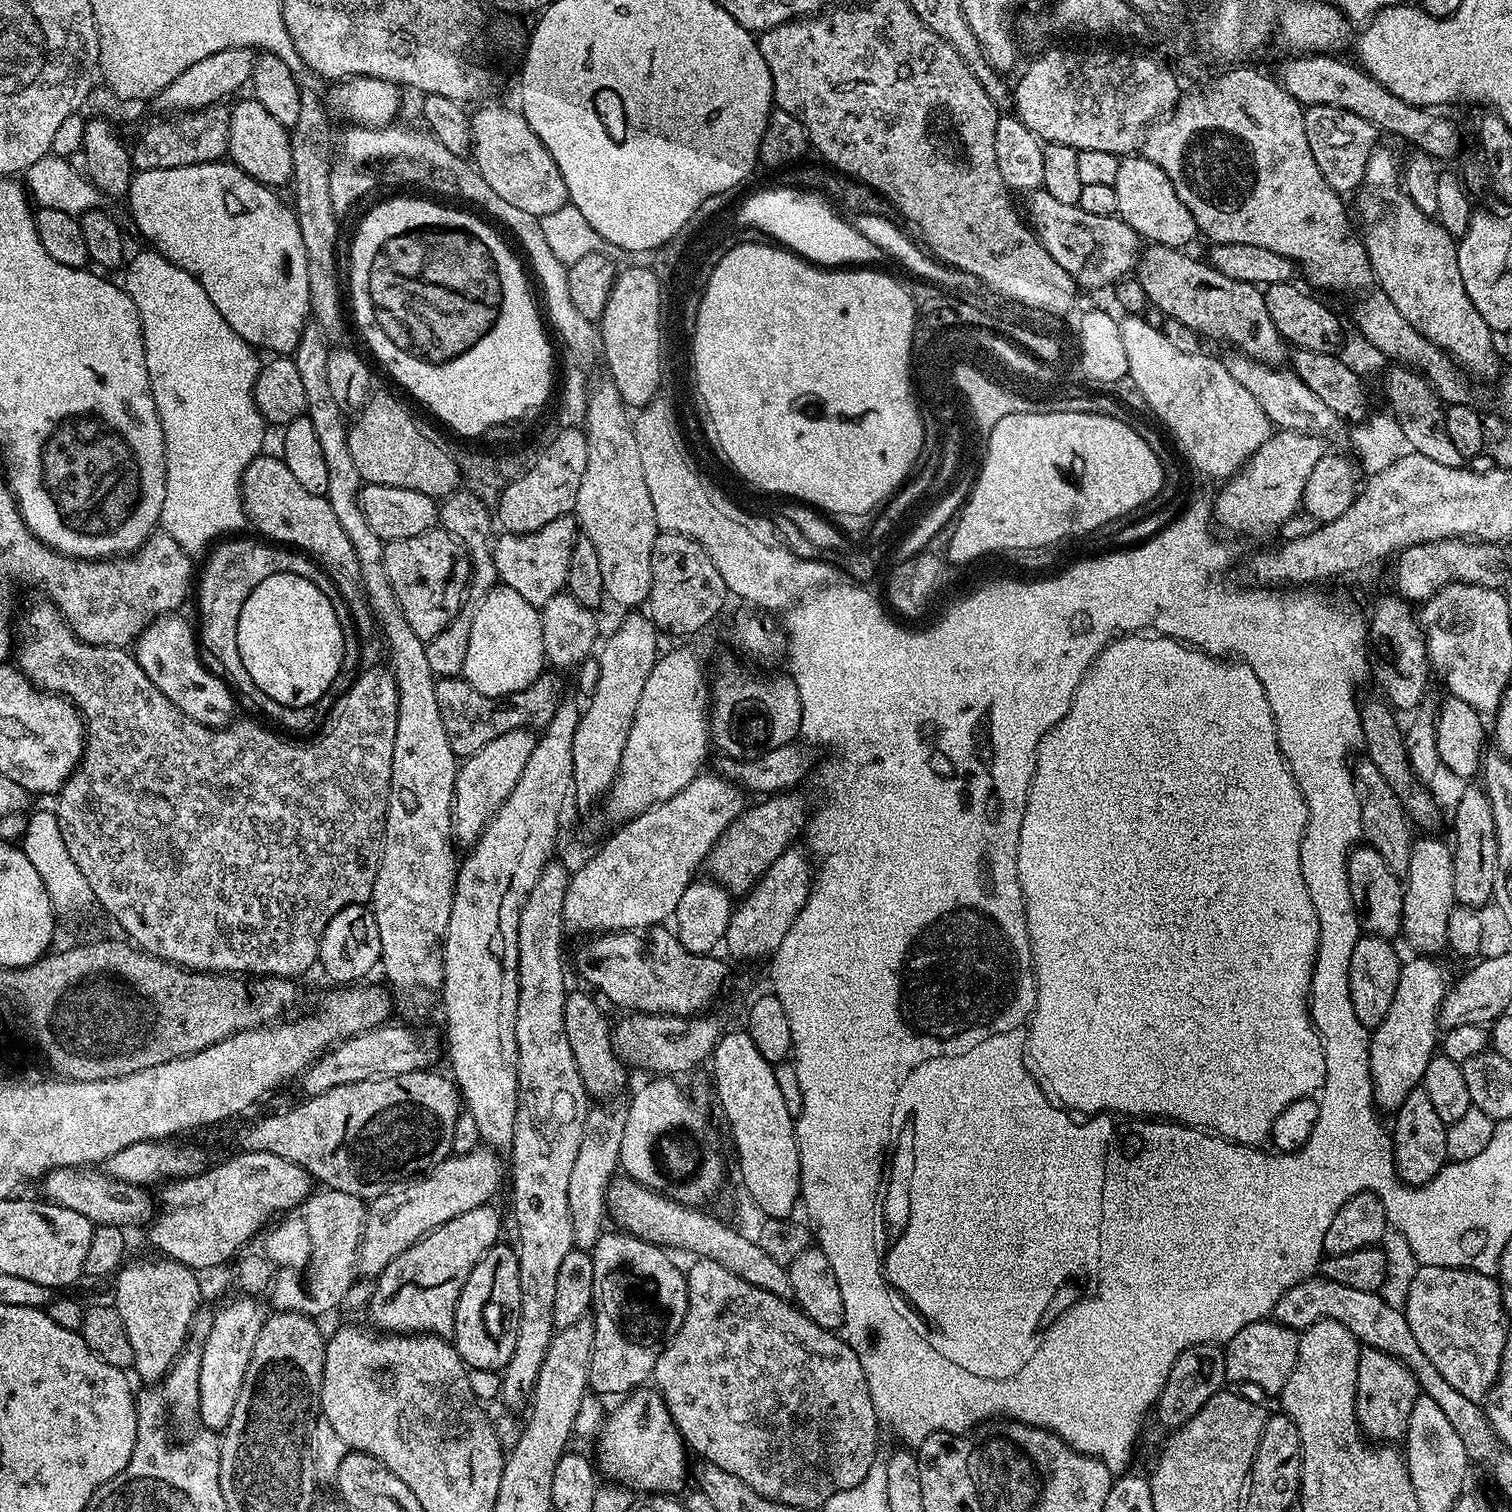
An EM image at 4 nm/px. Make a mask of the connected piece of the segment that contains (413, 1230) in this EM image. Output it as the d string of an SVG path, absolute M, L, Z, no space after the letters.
M484 1146L470 1154L453 1154L431 1172L371 1200L364 1214L364 1235L360 1237L359 1271L371 1278L379 1277L398 1254L414 1246L423 1236L450 1222L450 1218L458 1218L458 1214L489 1203L500 1188L500 1160L497 1153Z

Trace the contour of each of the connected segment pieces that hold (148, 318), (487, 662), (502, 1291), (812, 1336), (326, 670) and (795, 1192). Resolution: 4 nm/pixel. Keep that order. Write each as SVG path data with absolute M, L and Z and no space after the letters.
M147 251L127 261L123 269L122 287L140 315L146 370L158 418L162 422L166 502L162 502L159 527L170 534L170 538L174 538L182 550L190 554L203 553L217 538L235 533L232 532L235 528L246 524L244 499L240 496L242 474L253 458L263 453L262 438L266 435L266 421L257 410L252 393L262 360L256 357L259 356L257 349L246 343L232 329L230 322L218 314L218 306L210 302L210 294L202 290L194 277L174 266L159 252Z
M492 586L484 601L472 612L470 646L466 650L463 679L487 696L505 697L524 692L542 675L546 668L542 646L540 608L526 602L518 590Z
M504 1243L495 1244L477 1262L470 1278L466 1278L466 1286L462 1286L462 1294L458 1298L454 1347L469 1369L502 1370L514 1354L520 1317L520 1257L513 1245L511 1248Z
M696 1258L691 1262L692 1269L689 1267L686 1272L688 1277L686 1318L676 1335L664 1345L652 1371L651 1383L666 1402L670 1418L675 1422L685 1445L693 1453L696 1451L701 1461L719 1466L721 1470L726 1470L726 1474L734 1474L734 1478L742 1478L742 1482L758 1490L758 1494L771 1500L786 1502L786 1506L798 1506L802 1510L823 1509L824 1503L834 1498L834 1494L842 1494L842 1490L858 1486L858 1482L862 1482L862 1478L870 1474L870 1466L878 1460L876 1439L879 1438L880 1432L882 1433L882 1425L880 1419L876 1417L874 1402L870 1398L870 1386L866 1382L866 1374L858 1354L847 1340L841 1338L835 1331L818 1326L785 1297L770 1294L770 1290L754 1286L738 1278L738 1274L730 1274L726 1266L718 1266L718 1262L713 1260Z
M283 572L282 574L270 574L263 582L258 582L254 590L250 590L250 598L242 606L242 614L238 614L238 652L241 655L242 666L247 669L247 679L253 684L260 684L267 692L272 692L272 699L280 702L286 708L310 708L319 702L319 699L330 690L331 683L339 672L343 662L344 635L340 629L340 614L334 610L330 598L326 598L323 587L315 579L298 574Z
M725 1031L712 1051L712 1080L716 1083L716 1096L720 1099L720 1108L728 1119L728 1128L732 1131L732 1140L736 1143L736 1156L740 1159L742 1187L750 1192L750 1197L757 1203L758 1210L767 1219L782 1220L797 1211L800 1200L800 1159L796 1145L796 1126L794 1119L785 1107L785 1099L778 1090L773 1065L758 1054L758 1046L748 1037L747 1031Z

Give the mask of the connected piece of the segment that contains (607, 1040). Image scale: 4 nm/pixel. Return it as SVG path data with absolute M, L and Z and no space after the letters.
M569 991L563 1010L563 1024L566 1026L566 1038L570 1039L579 1076L589 1095L616 1093L626 1082L627 1069L616 1053L610 1020L608 1024L595 1000L584 992Z

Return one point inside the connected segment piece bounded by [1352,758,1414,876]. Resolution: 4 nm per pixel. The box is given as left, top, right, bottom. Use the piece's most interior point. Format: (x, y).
(1386, 828)

